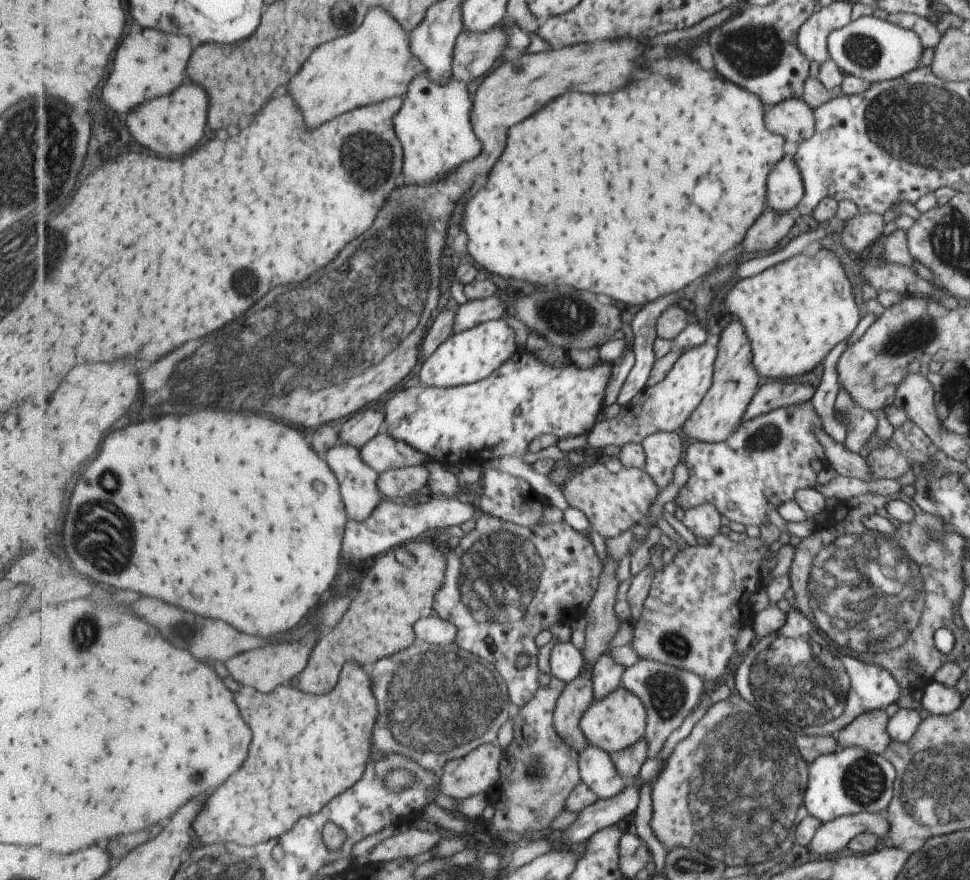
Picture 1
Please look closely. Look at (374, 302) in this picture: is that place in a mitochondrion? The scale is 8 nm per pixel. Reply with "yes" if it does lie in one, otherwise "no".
yes

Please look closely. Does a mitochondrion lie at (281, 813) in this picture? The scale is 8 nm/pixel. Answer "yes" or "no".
no

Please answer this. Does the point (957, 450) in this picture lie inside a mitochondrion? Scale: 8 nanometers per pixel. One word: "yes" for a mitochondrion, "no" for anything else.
no

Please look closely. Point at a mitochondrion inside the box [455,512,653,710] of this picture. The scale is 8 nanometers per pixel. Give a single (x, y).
(483, 650)

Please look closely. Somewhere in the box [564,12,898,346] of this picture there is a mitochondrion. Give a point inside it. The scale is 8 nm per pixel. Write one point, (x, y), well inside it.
(754, 50)

